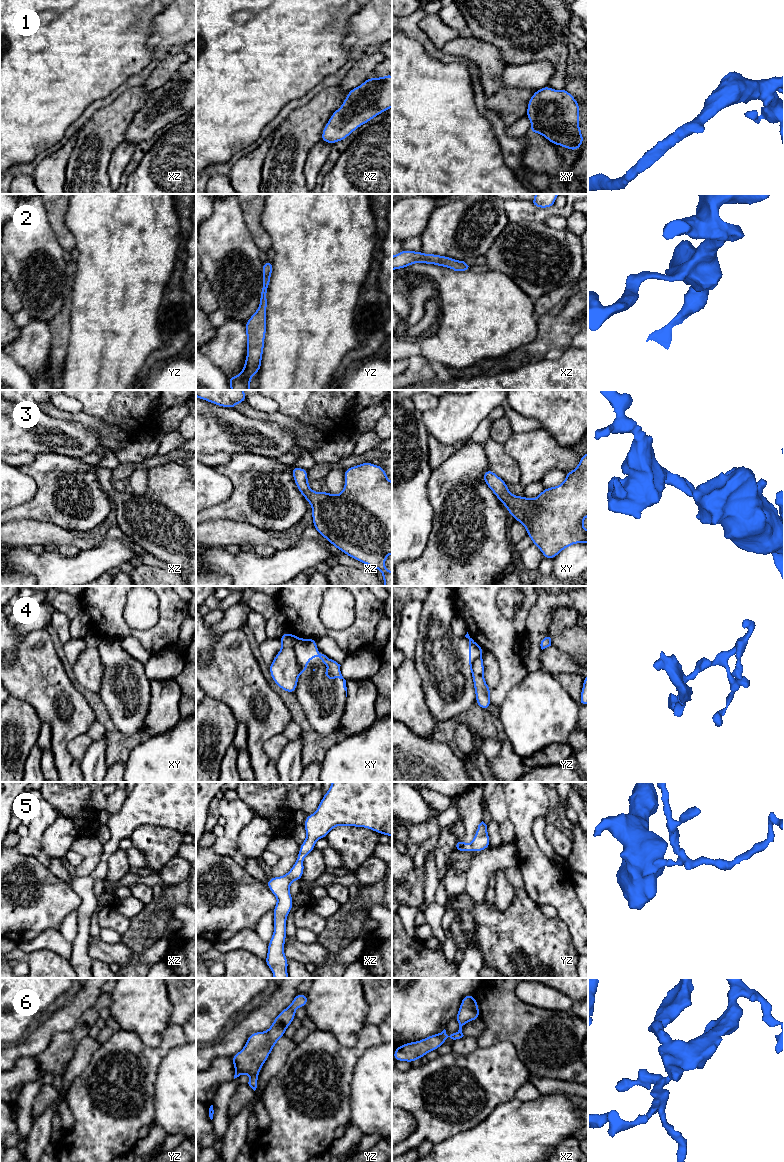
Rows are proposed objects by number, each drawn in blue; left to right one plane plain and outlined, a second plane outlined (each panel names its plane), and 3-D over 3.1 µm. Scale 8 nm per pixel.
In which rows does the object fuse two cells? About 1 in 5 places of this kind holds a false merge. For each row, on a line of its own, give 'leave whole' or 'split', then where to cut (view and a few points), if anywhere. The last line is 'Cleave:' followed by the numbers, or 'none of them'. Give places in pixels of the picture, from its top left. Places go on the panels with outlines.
1: leave whole; cut none
2: leave whole; cut none
3: leave whole; cut none
4: split; cut xy (298, 639), (294, 646), (294, 654), (301, 671)
5: leave whole; cut none
6: leave whole; cut none
Cleave: 4

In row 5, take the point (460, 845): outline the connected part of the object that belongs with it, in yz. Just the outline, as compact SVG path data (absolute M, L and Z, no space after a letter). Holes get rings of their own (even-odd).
M482 821L475 833L472 843L466 844L461 839L456 841L454 850L461 851L461 852L481 852L484 849L490 847L490 838L487 832L487 825Z

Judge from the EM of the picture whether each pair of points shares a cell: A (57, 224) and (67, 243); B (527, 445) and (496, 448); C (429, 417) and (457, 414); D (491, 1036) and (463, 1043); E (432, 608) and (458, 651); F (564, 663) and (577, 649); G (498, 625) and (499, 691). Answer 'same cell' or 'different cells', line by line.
A: same cell
B: different cells
C: same cell
D: different cells
E: same cell
F: different cells
G: same cell

